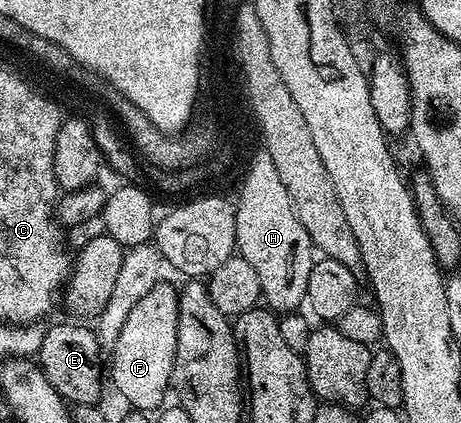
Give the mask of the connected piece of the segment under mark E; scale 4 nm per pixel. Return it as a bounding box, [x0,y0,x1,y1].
[38,323,102,405]

